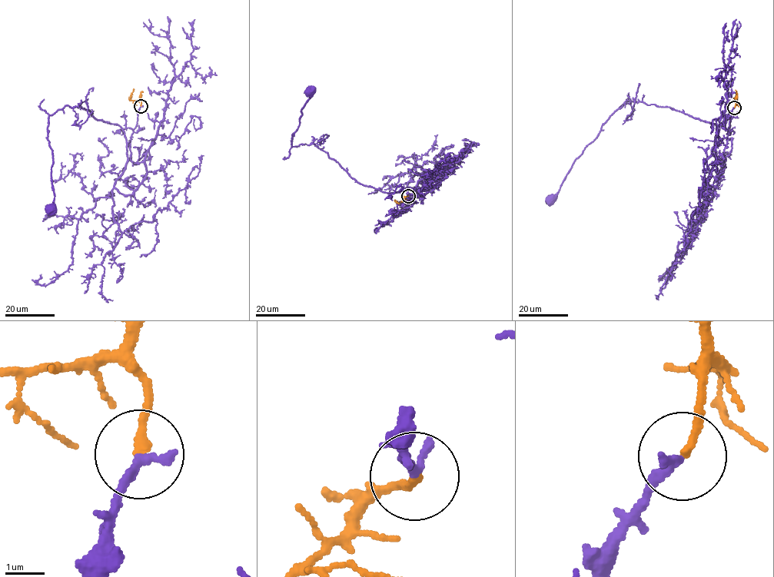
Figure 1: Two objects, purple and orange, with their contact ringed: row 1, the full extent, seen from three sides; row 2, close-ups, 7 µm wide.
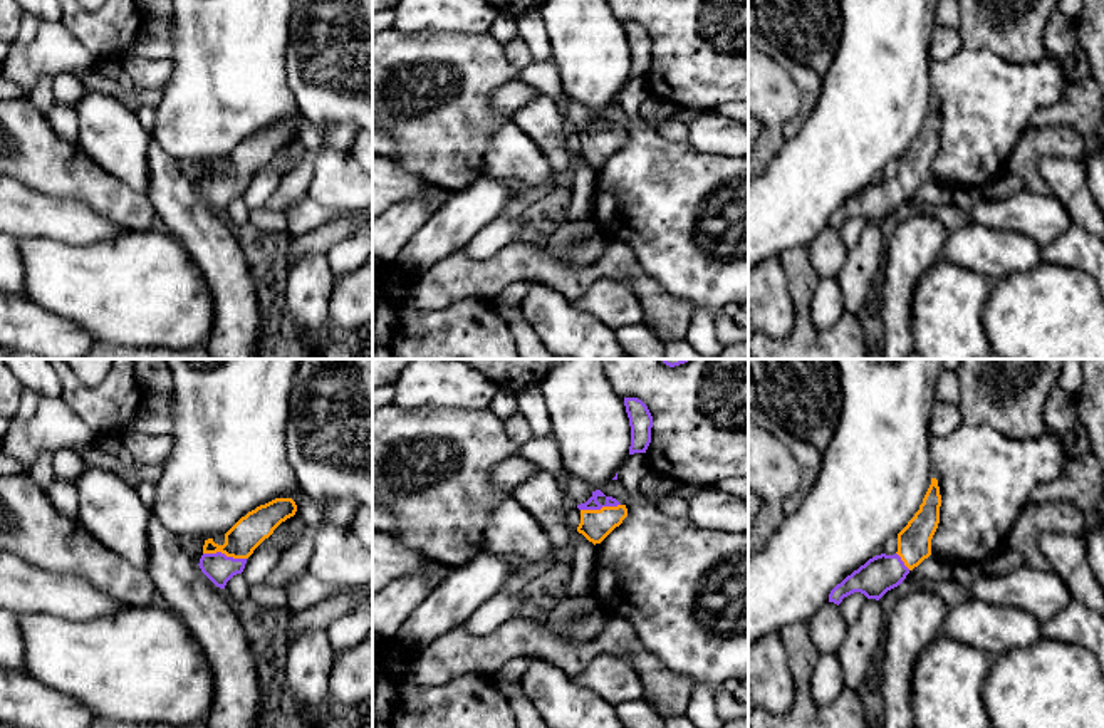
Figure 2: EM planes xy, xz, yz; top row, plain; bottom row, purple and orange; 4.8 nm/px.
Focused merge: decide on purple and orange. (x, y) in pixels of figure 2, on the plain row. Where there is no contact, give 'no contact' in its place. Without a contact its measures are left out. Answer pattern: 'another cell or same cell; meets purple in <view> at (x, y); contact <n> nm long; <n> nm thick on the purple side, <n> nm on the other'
same cell; meets purple in xy at (223, 178); contact 220 nm long; 140 nm thick on the purple side, 160 nm on the other

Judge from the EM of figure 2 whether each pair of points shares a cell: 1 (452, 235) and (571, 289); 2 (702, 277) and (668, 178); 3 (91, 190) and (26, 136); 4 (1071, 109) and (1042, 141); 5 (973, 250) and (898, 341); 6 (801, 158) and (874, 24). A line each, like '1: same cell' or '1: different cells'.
1: different cells
2: same cell
3: same cell
4: different cells
5: different cells
6: same cell

